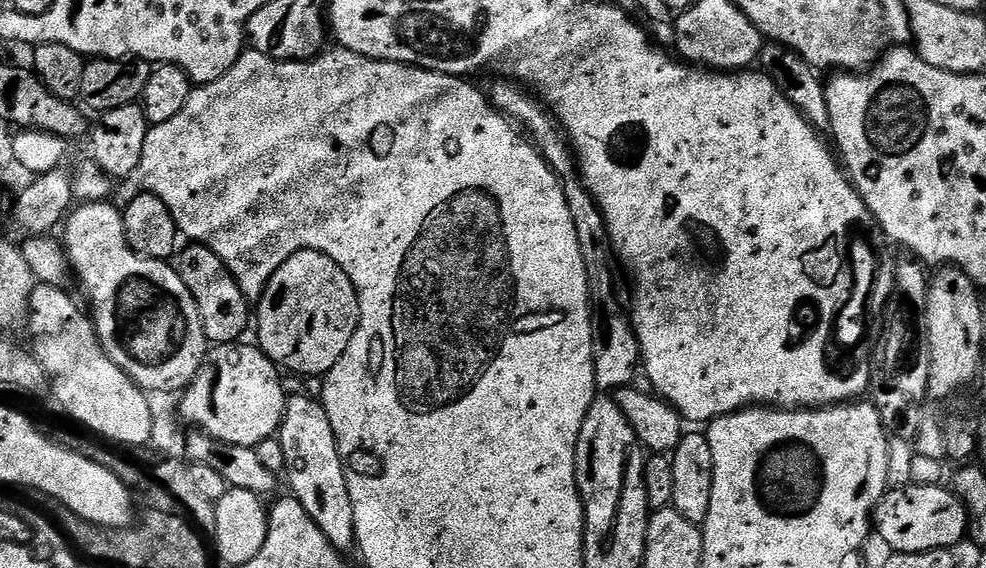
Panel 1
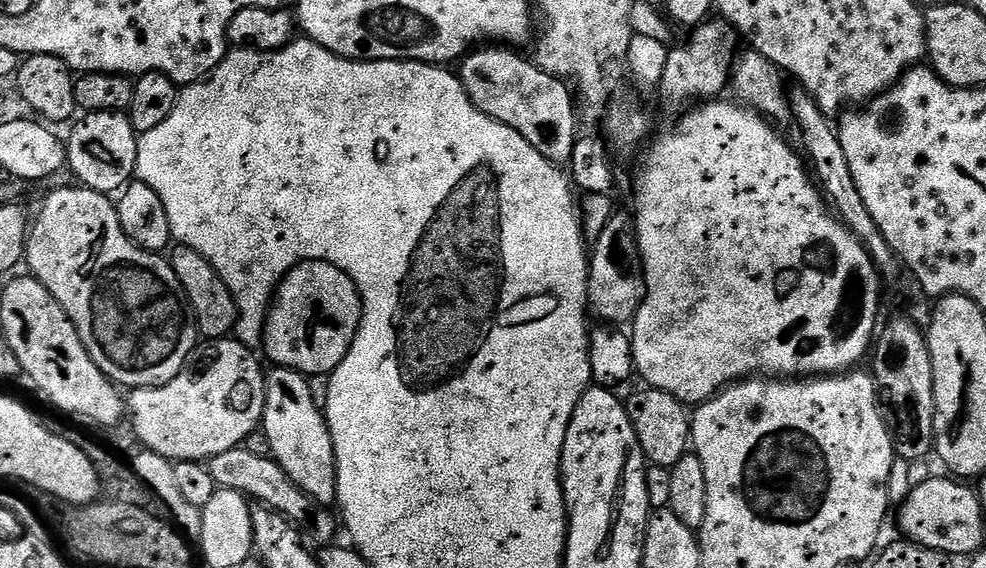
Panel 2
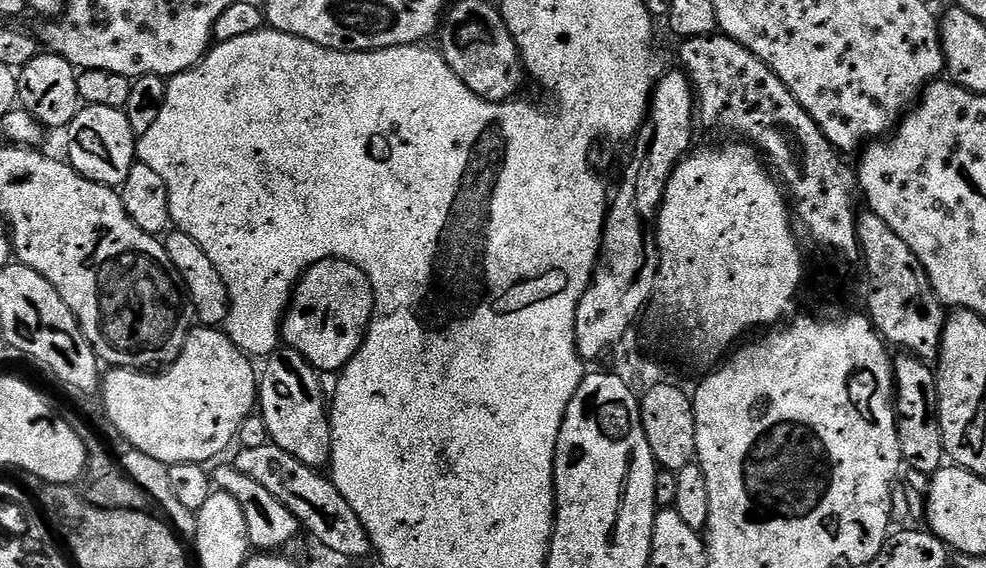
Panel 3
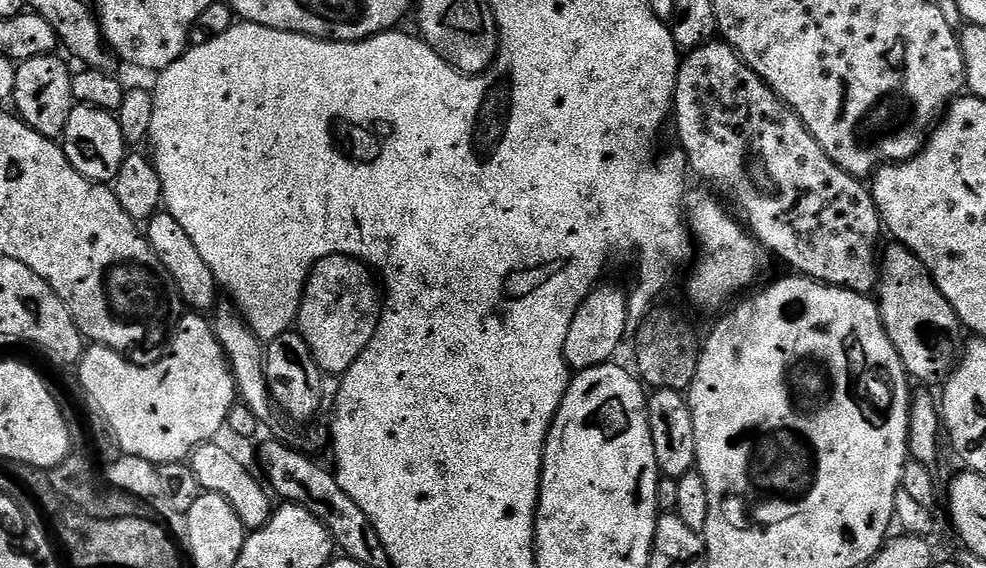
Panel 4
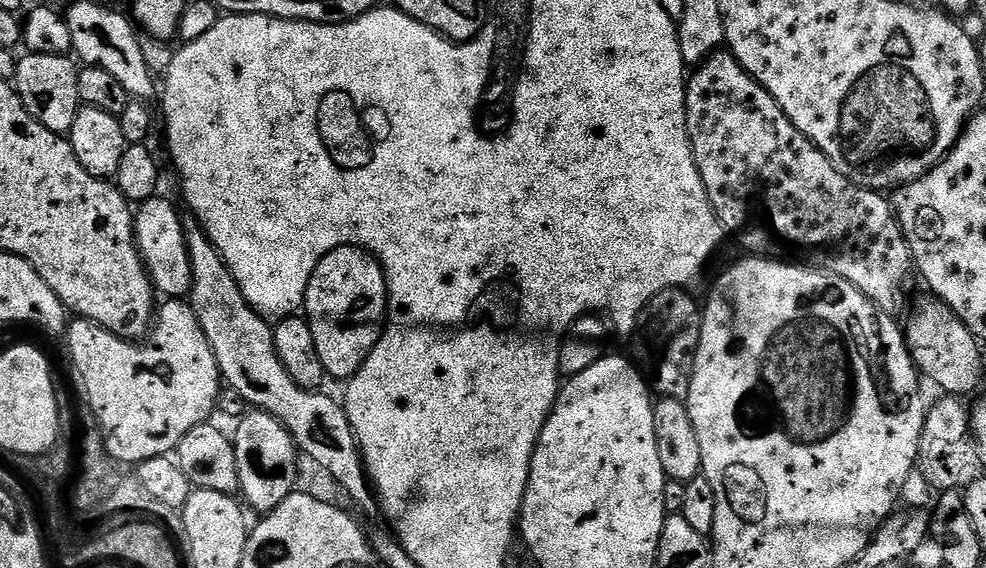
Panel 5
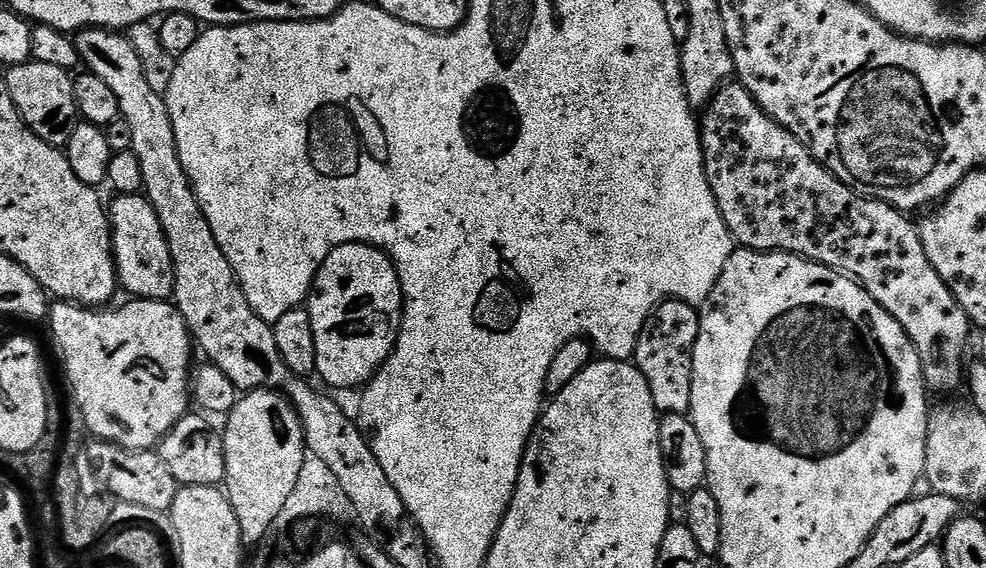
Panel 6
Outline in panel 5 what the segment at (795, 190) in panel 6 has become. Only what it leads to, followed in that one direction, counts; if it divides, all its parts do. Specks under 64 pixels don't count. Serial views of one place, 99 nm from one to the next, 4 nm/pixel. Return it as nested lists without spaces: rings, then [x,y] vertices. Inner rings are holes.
[[[721,50],[709,56],[693,72],[696,73],[693,76],[691,73],[686,80],[688,85],[688,89],[686,90],[688,141],[692,147],[694,162],[698,166],[698,174],[702,174],[702,186],[706,186],[706,194],[710,198],[710,206],[714,210],[714,214],[719,218],[725,233],[731,239],[733,236],[748,251],[745,253],[751,254],[753,257],[799,258],[801,261],[815,266],[821,272],[828,272],[832,276],[842,278],[846,282],[850,282],[850,286],[854,286],[859,292],[866,294],[866,298],[870,298],[872,303],[884,315],[893,318],[899,317],[899,312],[904,308],[904,291],[911,286],[912,276],[914,280],[916,264],[912,260],[912,251],[902,234],[900,223],[896,221],[896,213],[893,205],[890,203],[889,197],[867,188],[859,188],[857,184],[852,184],[842,174],[838,174],[838,170],[834,170],[830,158],[826,158],[826,154],[822,154],[822,150],[818,150],[812,146],[810,141],[792,125],[790,118],[786,118],[786,114],[778,106],[778,102],[774,102],[774,98],[770,98],[768,91],[757,80],[753,80],[752,75],[727,51]]]

